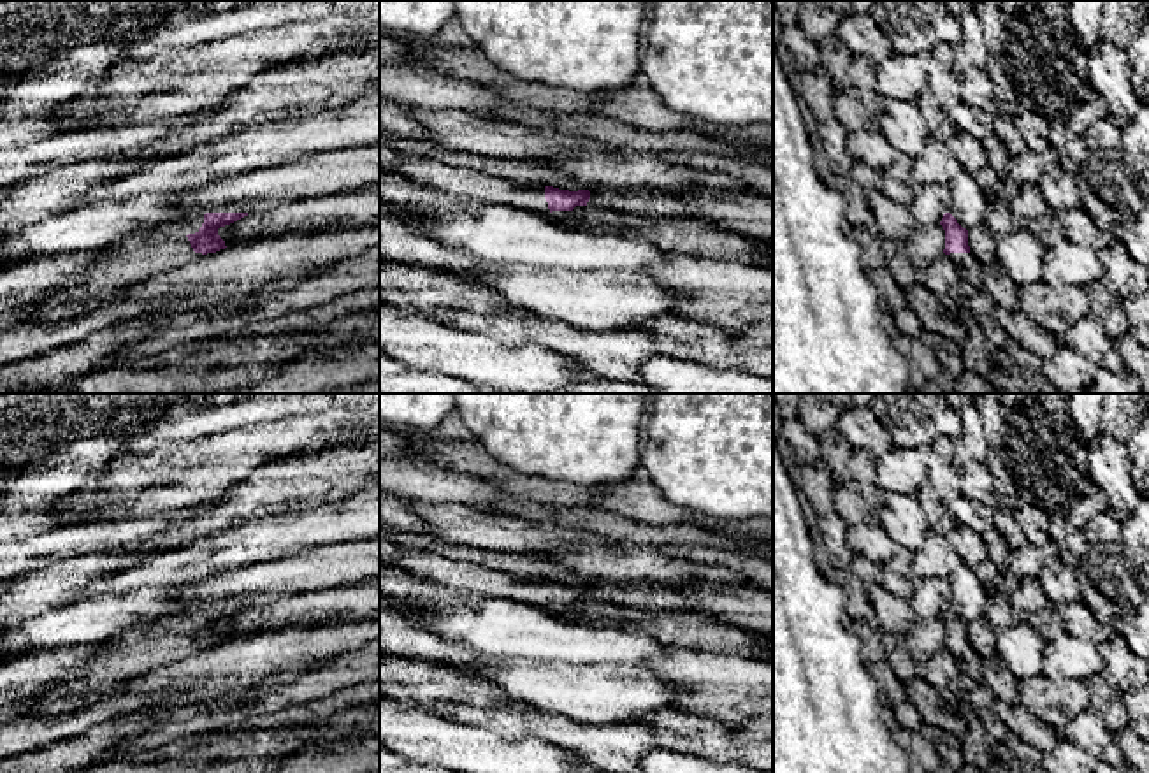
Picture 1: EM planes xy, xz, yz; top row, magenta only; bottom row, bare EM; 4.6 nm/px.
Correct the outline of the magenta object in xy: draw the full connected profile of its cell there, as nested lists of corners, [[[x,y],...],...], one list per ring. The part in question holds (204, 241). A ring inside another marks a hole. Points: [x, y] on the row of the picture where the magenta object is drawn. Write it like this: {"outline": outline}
{"outline": [[[206,213],[151,232],[132,234],[93,251],[97,262],[79,283],[58,288],[25,304],[28,321],[54,323],[91,313],[155,274],[181,267],[193,258],[225,249],[218,228],[248,213]]]}

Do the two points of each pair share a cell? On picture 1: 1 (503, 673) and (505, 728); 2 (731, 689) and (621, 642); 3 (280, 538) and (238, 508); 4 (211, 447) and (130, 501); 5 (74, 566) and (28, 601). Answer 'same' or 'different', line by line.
1: different
2: different
3: different
4: same
5: same

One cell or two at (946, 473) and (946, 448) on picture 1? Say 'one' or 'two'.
one

